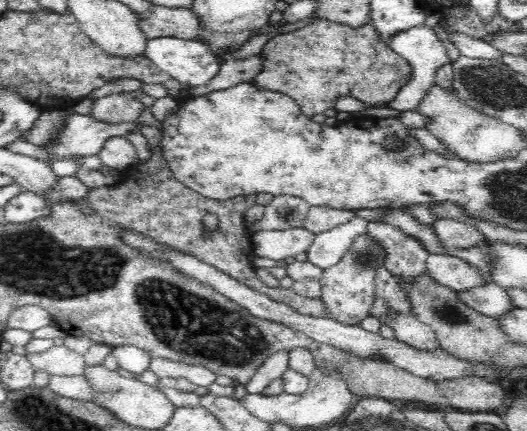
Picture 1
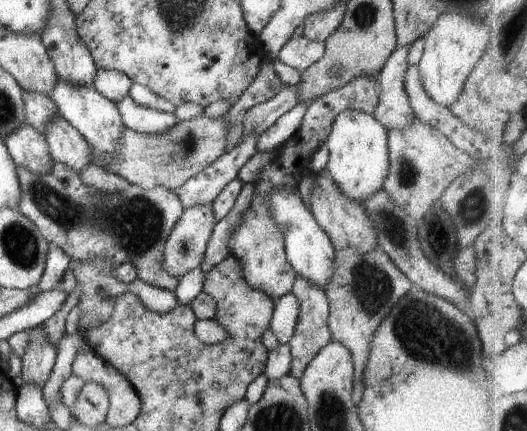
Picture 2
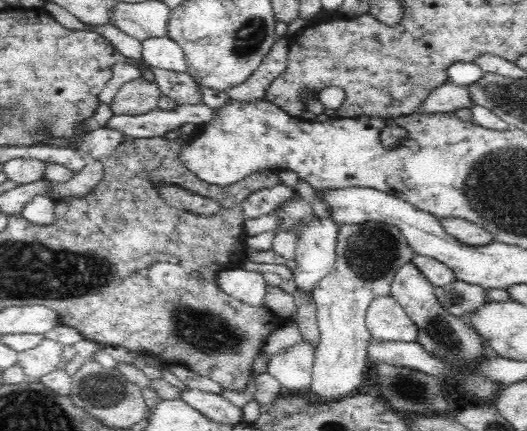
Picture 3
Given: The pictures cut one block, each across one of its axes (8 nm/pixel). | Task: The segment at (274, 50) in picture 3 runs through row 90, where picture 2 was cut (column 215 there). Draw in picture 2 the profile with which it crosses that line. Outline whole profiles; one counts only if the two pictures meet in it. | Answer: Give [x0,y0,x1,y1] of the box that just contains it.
[200,182,255,273]

